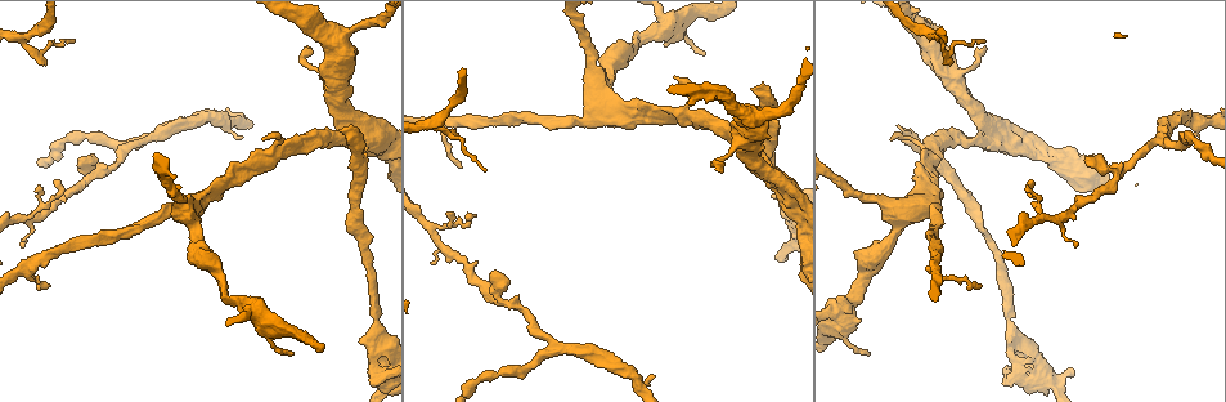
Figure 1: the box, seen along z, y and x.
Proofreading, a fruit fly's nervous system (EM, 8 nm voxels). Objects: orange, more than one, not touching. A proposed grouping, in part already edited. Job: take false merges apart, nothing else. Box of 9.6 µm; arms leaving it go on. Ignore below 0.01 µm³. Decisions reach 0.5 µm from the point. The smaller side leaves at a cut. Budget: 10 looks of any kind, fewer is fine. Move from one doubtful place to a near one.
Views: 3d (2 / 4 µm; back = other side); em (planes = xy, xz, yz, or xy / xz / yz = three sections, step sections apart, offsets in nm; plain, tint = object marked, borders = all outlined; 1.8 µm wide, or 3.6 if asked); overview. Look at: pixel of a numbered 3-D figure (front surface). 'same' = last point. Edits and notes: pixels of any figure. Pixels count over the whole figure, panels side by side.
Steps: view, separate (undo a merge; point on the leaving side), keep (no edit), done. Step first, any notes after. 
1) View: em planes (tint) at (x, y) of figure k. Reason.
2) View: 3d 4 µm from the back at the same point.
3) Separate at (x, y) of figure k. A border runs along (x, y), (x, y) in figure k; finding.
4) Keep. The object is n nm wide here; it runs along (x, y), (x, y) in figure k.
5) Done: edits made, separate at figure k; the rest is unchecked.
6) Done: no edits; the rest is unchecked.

View: 3d 4 µm at (1040, 214) of figure 1. Side arm on a straight run.

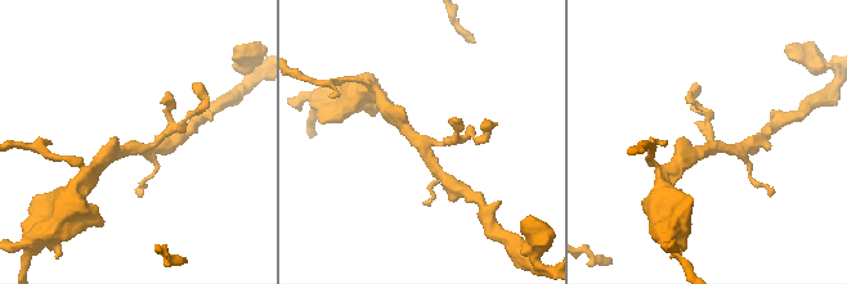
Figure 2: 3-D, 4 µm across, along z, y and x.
View: em yz step 4 (tint) at (134, 148) of figure 2.

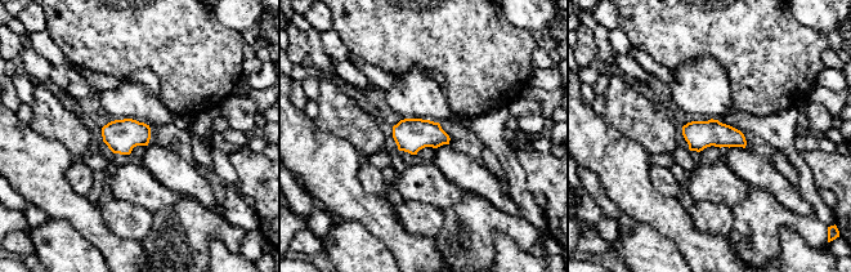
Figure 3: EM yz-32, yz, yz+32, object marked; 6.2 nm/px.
View: em planes (tint) at the same point.

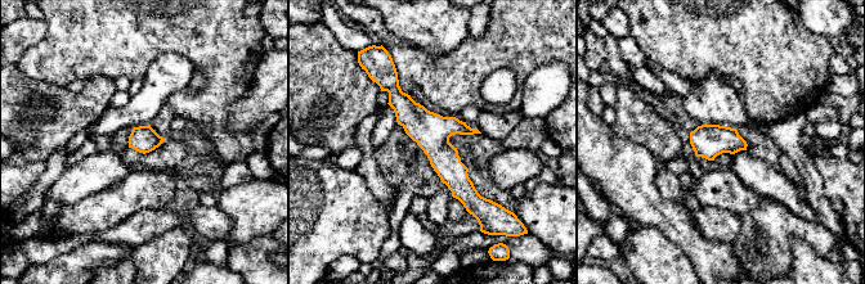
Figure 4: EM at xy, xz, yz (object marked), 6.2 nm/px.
Keep. It runs along (393, 77), (473, 208) in figure 4; all the same neuron.

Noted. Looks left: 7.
View: em planes (tint) at (24, 34) of figure 1. A fork.

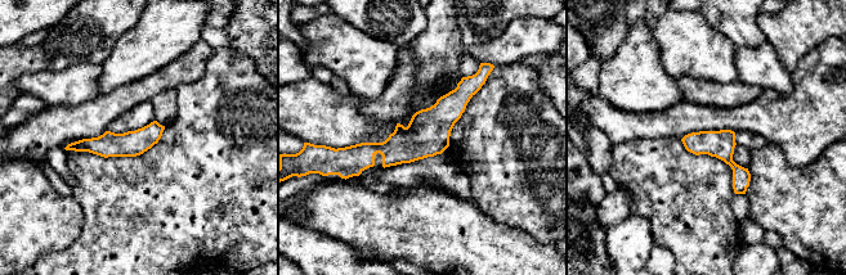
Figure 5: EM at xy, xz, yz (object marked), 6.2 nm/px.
Keep. The object is 160 nm wide here; it runs along (478, 82), (415, 141), (348, 154) in figure 5; one neuron here.

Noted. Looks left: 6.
View: 3d 4 µm at (1116, 174) of figure 1. Sharp bend.

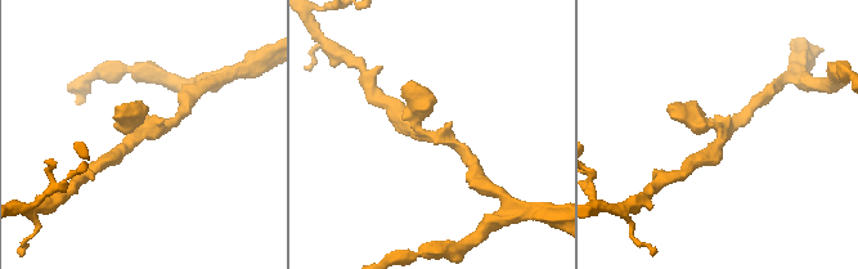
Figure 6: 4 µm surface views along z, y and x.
View: em 3.6 µm yz step 4 (tint) at (142, 131) of figure 6. Need the tissue.

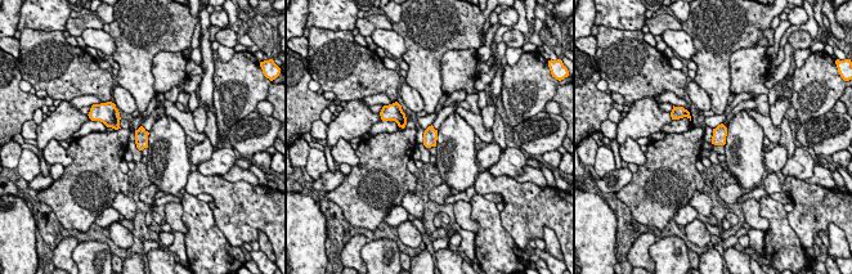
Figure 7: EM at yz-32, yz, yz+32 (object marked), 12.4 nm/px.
View: em 3.6 µm planes (tint) at the same point.

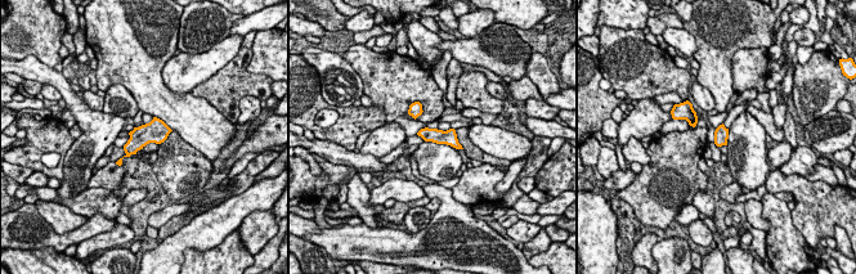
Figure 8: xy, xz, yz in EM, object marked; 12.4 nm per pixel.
Keep. The object is 190 nm wide here; one neuron here.

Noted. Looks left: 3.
View: 3d 4 µm at (1018, 380) of figure 1. Thick turns thin.

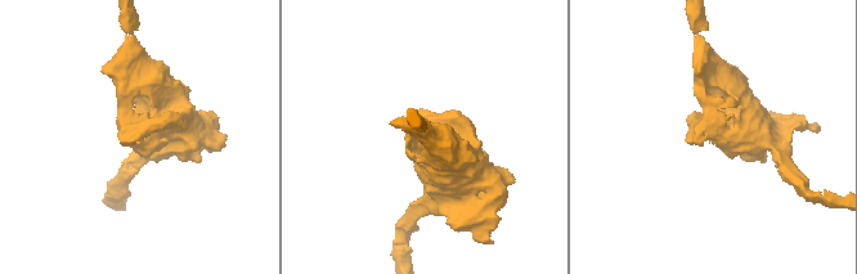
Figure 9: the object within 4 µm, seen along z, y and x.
View: em xy step 16 (tint) at (712, 133) of figure 9.

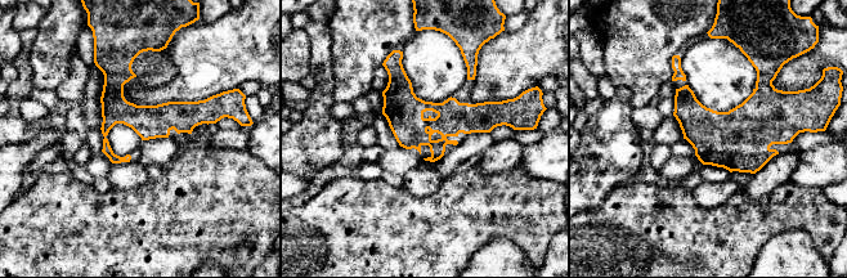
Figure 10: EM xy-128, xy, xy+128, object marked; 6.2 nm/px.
View: em xz step 16 (borders) at the same point.

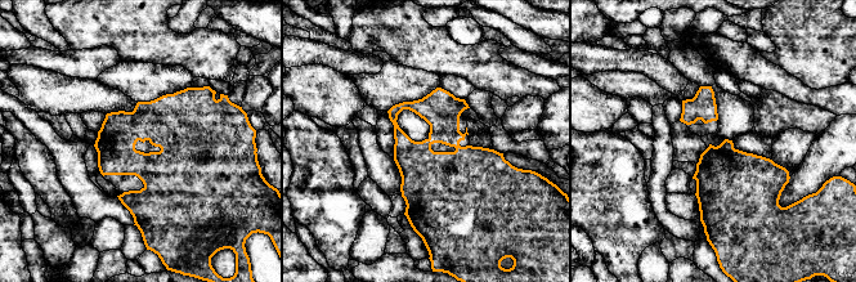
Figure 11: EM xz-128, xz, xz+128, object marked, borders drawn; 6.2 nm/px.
Keep. Continuous, no second neuron.

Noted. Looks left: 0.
Done: no edits; the rest is unchecked.

